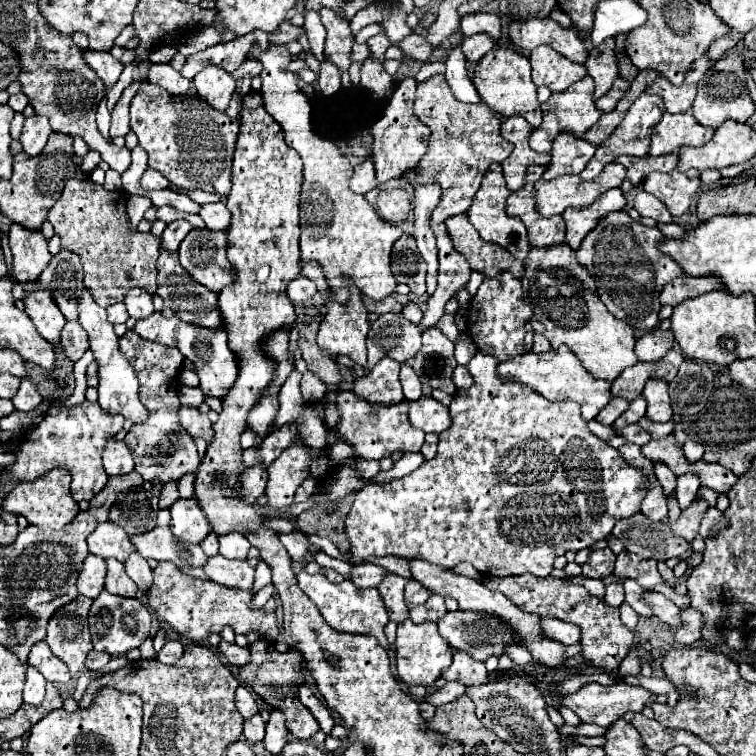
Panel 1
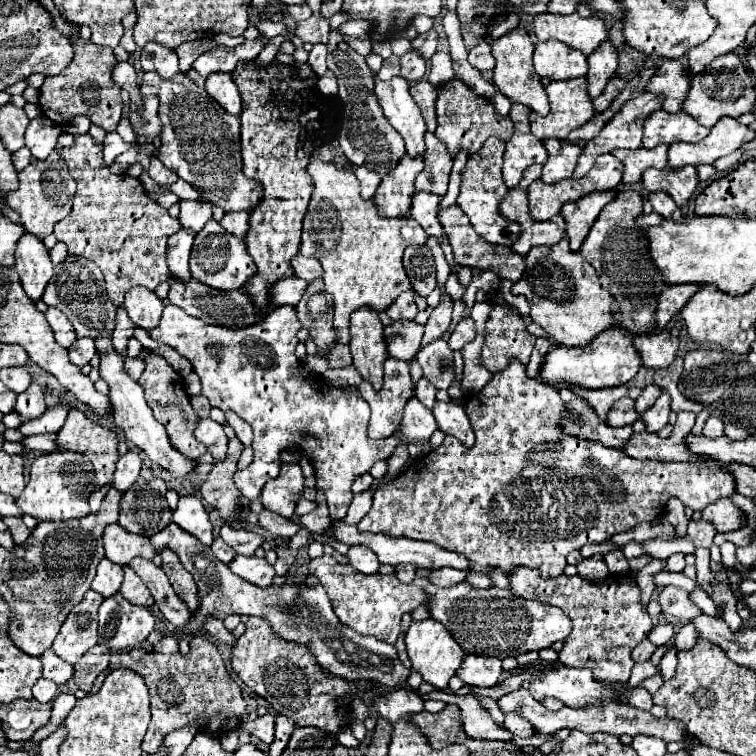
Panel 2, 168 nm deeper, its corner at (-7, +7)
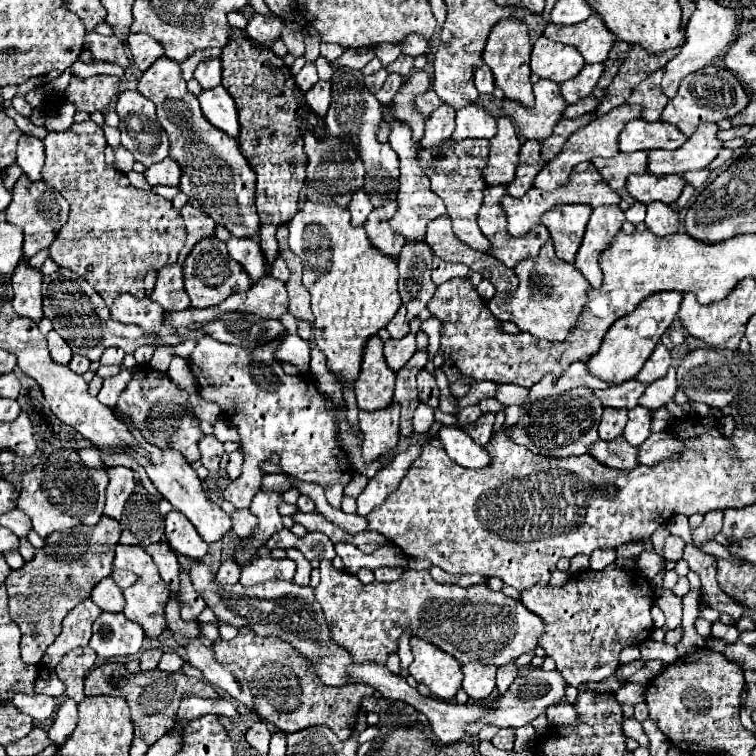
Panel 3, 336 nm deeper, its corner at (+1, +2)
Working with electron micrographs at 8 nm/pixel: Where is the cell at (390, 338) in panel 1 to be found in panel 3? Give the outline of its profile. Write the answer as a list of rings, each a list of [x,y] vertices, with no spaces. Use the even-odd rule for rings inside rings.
[[[409,333],[409,335],[401,337],[401,339],[389,337],[385,341],[385,359],[387,359],[387,365],[393,371],[399,371],[405,365],[405,361],[411,359],[413,351],[417,351],[417,347],[415,347],[415,335],[413,333]]]

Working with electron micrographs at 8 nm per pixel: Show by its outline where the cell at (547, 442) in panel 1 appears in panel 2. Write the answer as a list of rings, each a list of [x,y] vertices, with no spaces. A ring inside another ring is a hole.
[[[513,360],[505,370],[495,372],[491,376],[491,380],[487,382],[487,386],[477,392],[475,396],[469,396],[465,410],[471,418],[477,442],[475,446],[469,450],[465,448],[457,438],[453,436],[445,436],[443,444],[435,450],[431,450],[427,456],[423,458],[415,458],[397,478],[393,478],[391,482],[379,486],[375,490],[373,496],[373,508],[371,512],[357,524],[357,528],[361,532],[381,532],[387,536],[405,536],[411,540],[423,540],[423,542],[433,542],[437,546],[441,546],[443,550],[453,550],[457,554],[463,554],[465,558],[469,558],[469,566],[473,566],[475,572],[485,572],[489,568],[499,568],[503,572],[509,572],[517,566],[525,566],[525,568],[535,568],[541,572],[541,578],[555,578],[559,574],[563,574],[563,568],[567,566],[565,556],[571,550],[579,550],[583,544],[601,544],[607,542],[611,536],[627,532],[631,528],[635,528],[641,522],[653,522],[659,516],[665,514],[665,504],[669,498],[679,498],[685,506],[693,508],[693,510],[703,510],[707,504],[719,500],[719,498],[727,498],[731,494],[735,494],[735,478],[723,470],[721,466],[713,464],[713,462],[651,462],[651,460],[629,460],[625,456],[623,450],[613,450],[613,448],[605,448],[599,442],[587,442],[587,440],[579,440],[573,436],[567,436],[561,432],[559,428],[559,418],[561,412],[565,410],[563,400],[559,398],[559,392],[549,388],[547,384],[543,384],[541,380],[531,380],[525,374],[525,366],[517,360]]]

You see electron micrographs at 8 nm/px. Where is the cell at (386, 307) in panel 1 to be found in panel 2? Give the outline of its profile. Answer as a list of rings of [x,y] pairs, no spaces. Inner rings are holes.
[[[413,290],[409,292],[403,292],[395,304],[387,310],[387,316],[391,320],[415,320],[417,316],[417,306],[415,306],[415,294]]]

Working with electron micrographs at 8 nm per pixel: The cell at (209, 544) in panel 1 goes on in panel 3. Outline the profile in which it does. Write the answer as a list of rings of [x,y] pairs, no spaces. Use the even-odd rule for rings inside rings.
[[[225,557],[219,565],[219,571],[217,571],[217,581],[219,583],[237,583],[239,581],[239,573],[241,573],[241,567],[239,563],[233,559],[233,557]]]

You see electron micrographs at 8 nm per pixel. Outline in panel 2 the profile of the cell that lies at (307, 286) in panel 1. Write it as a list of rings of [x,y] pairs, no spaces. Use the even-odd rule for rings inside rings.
[[[296,276],[282,278],[269,288],[269,302],[273,302],[275,308],[295,306],[303,296],[305,286],[307,286],[307,281]]]

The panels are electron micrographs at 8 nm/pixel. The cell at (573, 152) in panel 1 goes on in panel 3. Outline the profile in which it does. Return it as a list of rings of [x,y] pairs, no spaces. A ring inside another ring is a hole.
[[[537,139],[525,141],[521,147],[521,163],[517,167],[517,175],[513,183],[507,187],[507,195],[521,197],[529,189],[533,189],[533,181],[545,165],[547,161],[541,157],[541,143]]]

